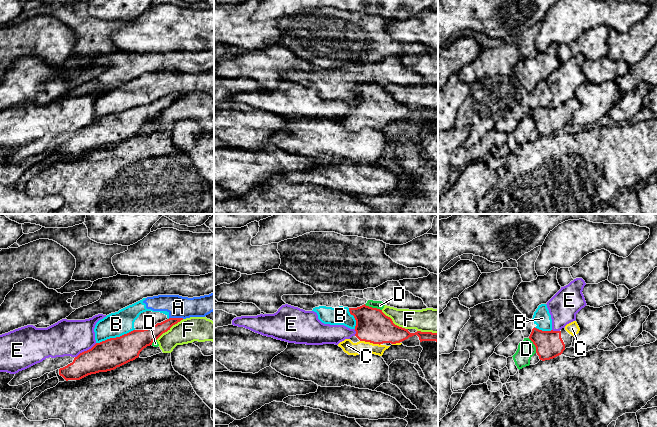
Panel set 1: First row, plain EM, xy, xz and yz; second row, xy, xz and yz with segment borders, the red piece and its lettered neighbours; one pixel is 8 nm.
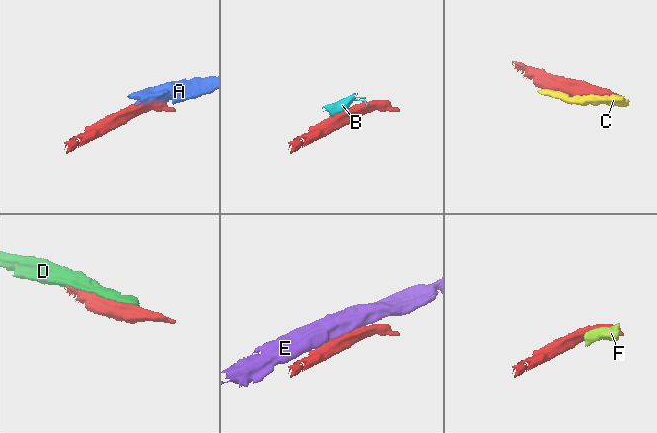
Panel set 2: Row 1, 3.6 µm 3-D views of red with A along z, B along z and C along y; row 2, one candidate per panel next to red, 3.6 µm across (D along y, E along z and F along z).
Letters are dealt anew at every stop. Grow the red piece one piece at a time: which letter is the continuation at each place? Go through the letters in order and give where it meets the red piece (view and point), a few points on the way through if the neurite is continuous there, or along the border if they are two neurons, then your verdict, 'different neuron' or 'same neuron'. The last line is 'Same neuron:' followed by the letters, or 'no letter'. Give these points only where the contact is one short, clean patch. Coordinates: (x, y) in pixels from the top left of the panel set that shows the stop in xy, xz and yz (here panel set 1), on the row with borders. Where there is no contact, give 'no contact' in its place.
A: meets red in xy at (176, 318); different neuron
B: meets red in xy at (116, 337); different neuron
C: meets red in xz at (370, 342); same neuron
D: meets red in xz at (373, 308); different neuron
E: meets red in xy at (85, 351); different neuron
F: meets red in xz at (393, 323); different neuron
Same neuron: C

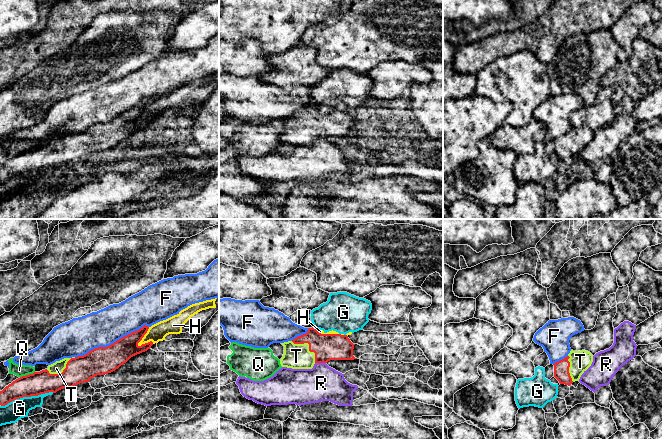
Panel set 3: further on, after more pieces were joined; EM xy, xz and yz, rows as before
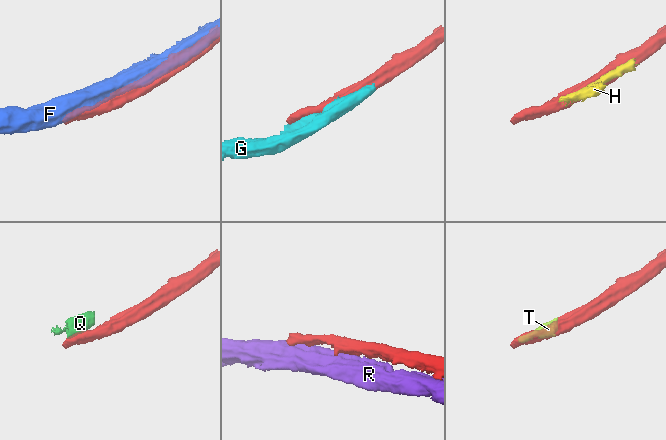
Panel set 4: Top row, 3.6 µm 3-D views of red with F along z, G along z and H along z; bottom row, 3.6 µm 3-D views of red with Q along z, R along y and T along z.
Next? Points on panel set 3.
F: meets red in xy at (111, 344); different neuron
G: meets red in xy at (27, 396); different neuron
H: meets red in xy at (143, 336); different neuron
Q: meets red in xy at (27, 375); border along xy (34, 371), (20, 377); different neuron
R: meets red in xz at (320, 362); different neuron
T: meets red in xz at (309, 346); same neuron
Same neuron: T

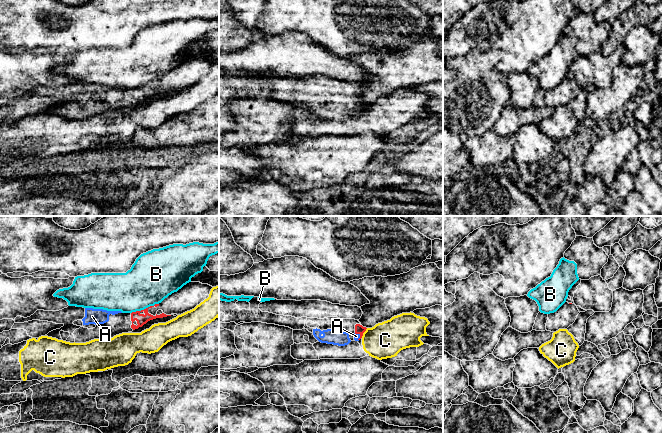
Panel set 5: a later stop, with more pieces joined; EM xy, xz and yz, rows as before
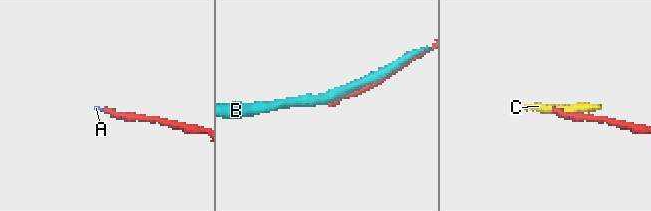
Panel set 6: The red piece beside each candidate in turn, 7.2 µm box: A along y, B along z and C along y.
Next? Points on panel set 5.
A: meets red in xz at (360, 335); runs through xz (359, 329), (360, 335), (356, 336); same neuron
B: meets red in xy at (144, 309); different neuron
C: meets red in xz at (363, 332); border along xz (367, 328), (361, 337); different neuron
Same neuron: A

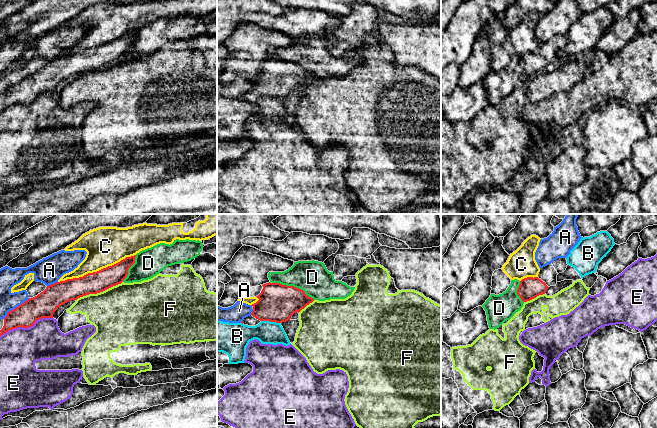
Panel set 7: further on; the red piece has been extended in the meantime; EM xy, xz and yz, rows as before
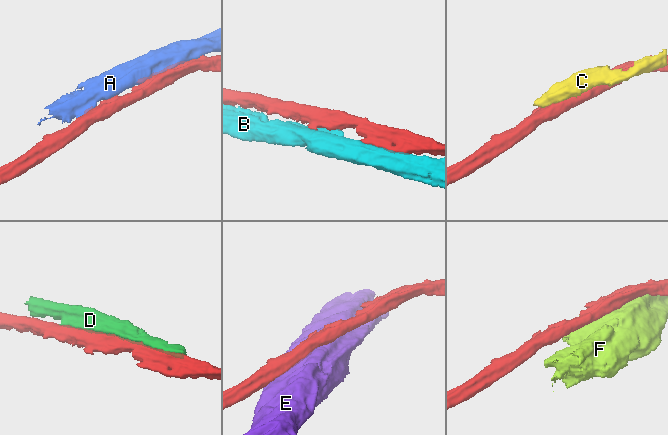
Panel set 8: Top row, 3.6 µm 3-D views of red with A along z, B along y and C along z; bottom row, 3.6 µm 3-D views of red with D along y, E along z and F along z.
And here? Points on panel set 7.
A: meets red in xy at (16, 307); different neuron
B: meets red in xz at (270, 321); different neuron
C: meets red in xy at (97, 271); different neuron
D: meets red in xz at (293, 286); different neuron
E: meets red in xy at (26, 327); different neuron
F: meets red in xy at (99, 292); different neuron
Same neuron: no letter

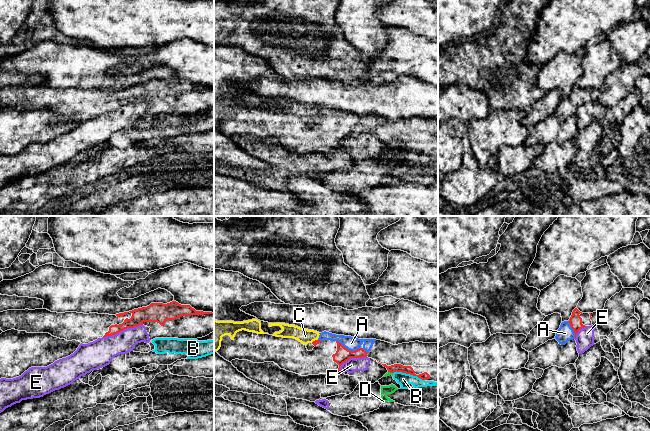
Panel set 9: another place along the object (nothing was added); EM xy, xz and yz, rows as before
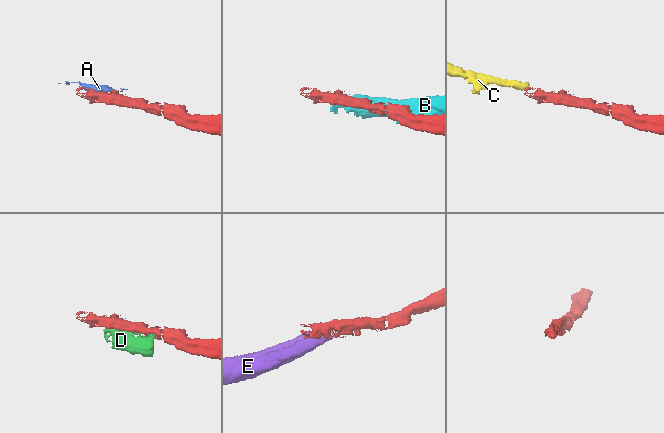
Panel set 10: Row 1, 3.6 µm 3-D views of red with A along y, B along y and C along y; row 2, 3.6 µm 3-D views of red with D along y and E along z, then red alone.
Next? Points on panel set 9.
A: meets red in xz at (347, 349); same neuron
B: meets red in xz at (409, 373); border along xz (393, 372), (409, 373), (424, 380); different neuron
C: meets red in xz at (315, 340); same neuron
D: meets red in xz at (390, 372); border along xz (388, 371), (392, 373); different neuron
E: meets red in xy at (122, 330); border along xy (142, 324), (136, 327), (127, 327), (103, 337); different neuron
Same neuron: A, C

